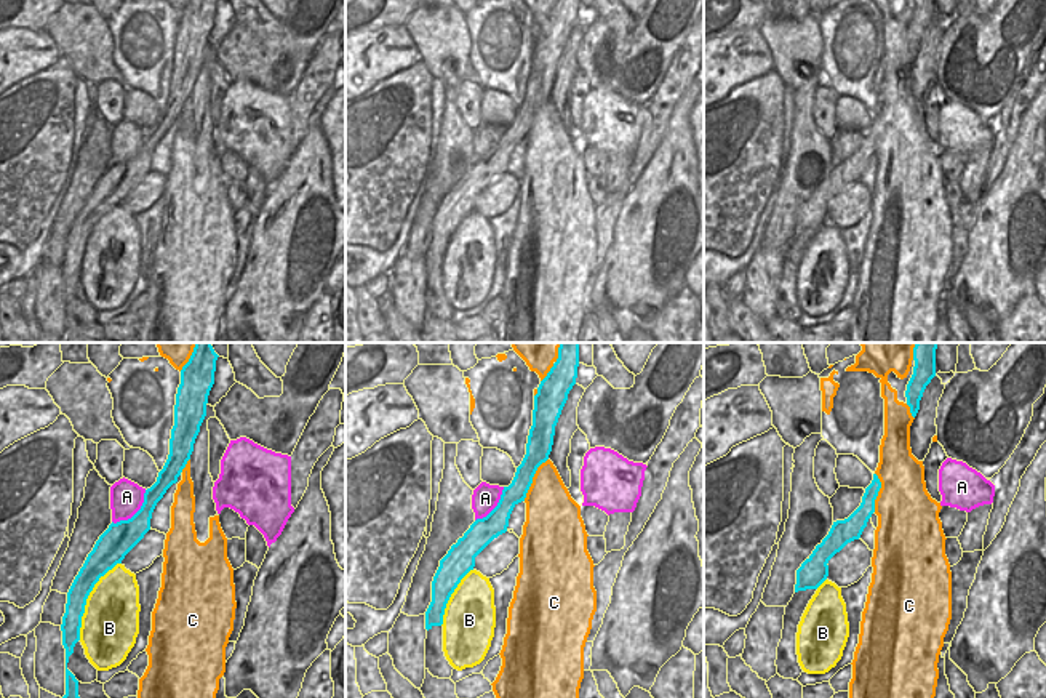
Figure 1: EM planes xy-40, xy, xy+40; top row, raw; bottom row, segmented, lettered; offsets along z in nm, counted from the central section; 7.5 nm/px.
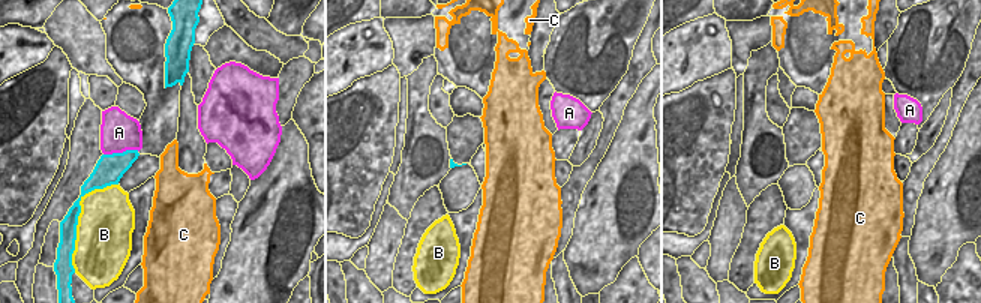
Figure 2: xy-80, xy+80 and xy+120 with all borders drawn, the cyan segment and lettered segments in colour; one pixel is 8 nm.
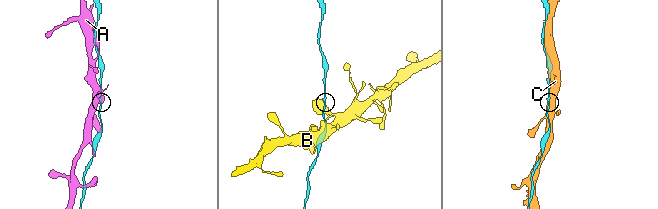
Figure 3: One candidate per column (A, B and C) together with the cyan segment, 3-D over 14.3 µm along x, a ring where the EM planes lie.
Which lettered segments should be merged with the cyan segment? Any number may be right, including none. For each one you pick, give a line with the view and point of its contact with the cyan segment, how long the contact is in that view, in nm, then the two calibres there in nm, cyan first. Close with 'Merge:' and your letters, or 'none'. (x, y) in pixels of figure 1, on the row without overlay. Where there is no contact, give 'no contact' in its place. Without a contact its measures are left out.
Merge: none

